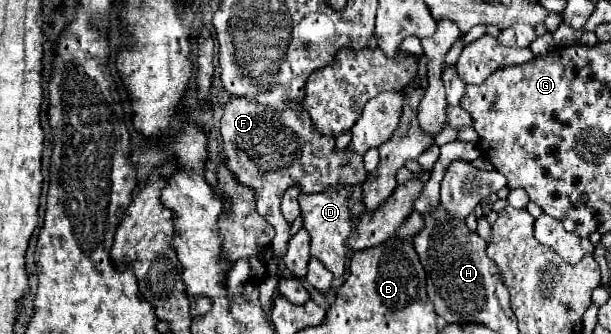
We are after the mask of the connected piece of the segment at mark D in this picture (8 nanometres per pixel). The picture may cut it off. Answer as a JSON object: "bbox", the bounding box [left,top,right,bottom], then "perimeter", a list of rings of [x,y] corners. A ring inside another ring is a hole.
{"bbox":[299,184,365,278],"perimeter":[[[361,184],[353,188],[331,186],[319,194],[299,194],[299,206],[303,216],[303,228],[311,238],[311,256],[321,260],[333,272],[335,278],[343,276],[345,256],[347,256],[345,244],[347,244],[347,238],[351,236],[351,218],[353,222],[357,222],[359,216],[365,212]]]}

